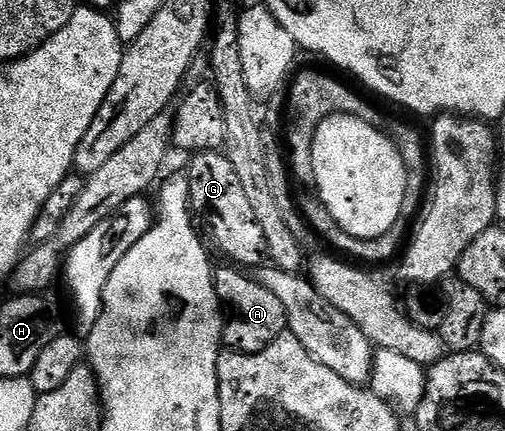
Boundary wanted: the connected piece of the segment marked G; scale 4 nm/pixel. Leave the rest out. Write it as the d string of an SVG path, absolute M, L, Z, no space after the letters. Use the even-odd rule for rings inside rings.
M202 151L190 159L193 160L189 163L189 171L187 170L189 206L195 212L196 218L205 222L214 245L229 258L226 260L245 269L260 268L267 259L265 238L251 213L251 203L243 193L243 185L239 185L239 177L231 161L221 151Z

